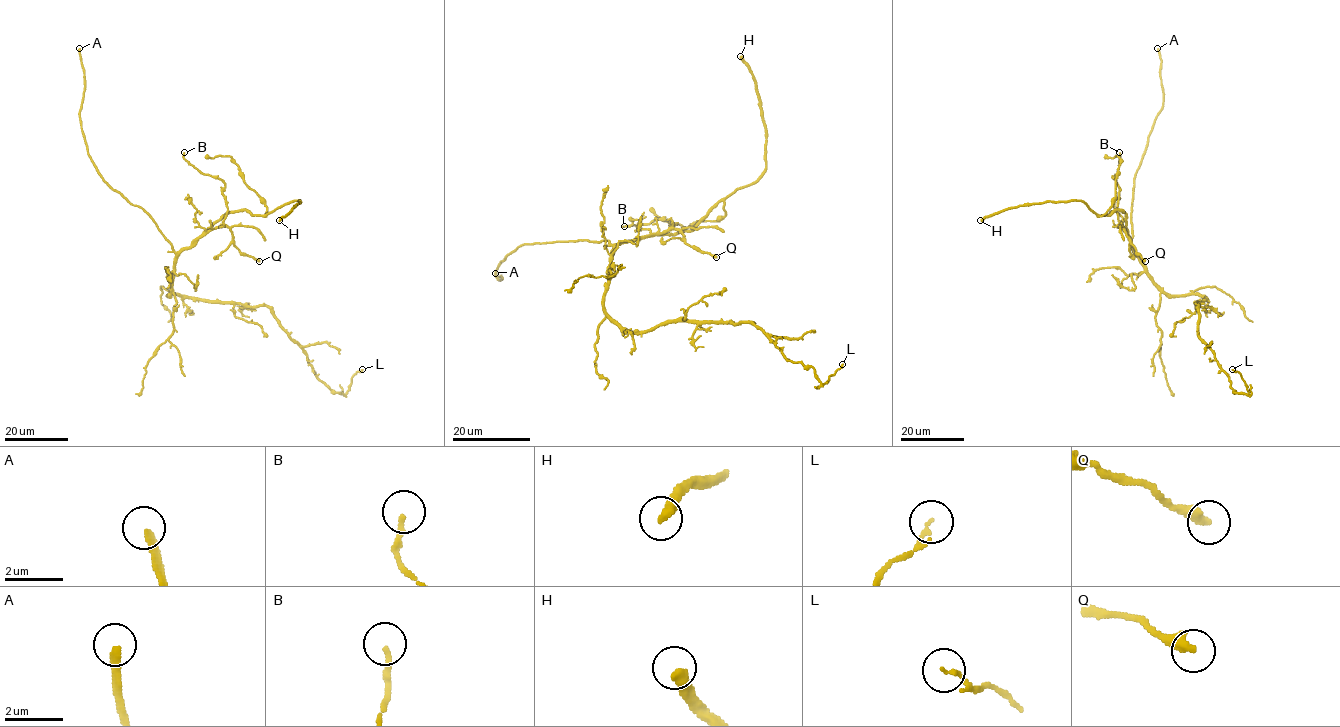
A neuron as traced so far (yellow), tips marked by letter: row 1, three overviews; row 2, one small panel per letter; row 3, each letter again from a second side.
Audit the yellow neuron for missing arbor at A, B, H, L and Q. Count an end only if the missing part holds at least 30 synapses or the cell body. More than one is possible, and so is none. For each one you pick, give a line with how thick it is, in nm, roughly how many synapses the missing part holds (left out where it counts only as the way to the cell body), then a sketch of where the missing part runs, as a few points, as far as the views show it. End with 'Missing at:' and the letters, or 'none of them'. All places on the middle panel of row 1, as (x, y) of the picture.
A: 260 nm | (495, 273), (476, 272)
H: 400 nm | 250 syn | (740, 56), (732, 23), (723, 17), (684, 25), (674, 13), (660, 17), (647, 35), (665, 77), (652, 121)
Missing at: A, H

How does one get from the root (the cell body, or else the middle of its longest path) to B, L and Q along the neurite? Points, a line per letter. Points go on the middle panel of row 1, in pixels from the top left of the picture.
B: (608, 280), (612, 251), (619, 244), (666, 232), (677, 223), (656, 219), (624, 226)
L: (608, 280), (605, 311), (630, 331), (677, 321), (753, 322), (788, 360), (811, 367), (822, 383), (842, 364)
Q: (608, 280), (612, 251), (619, 244), (673, 228), (683, 235), (688, 244), (716, 257)

